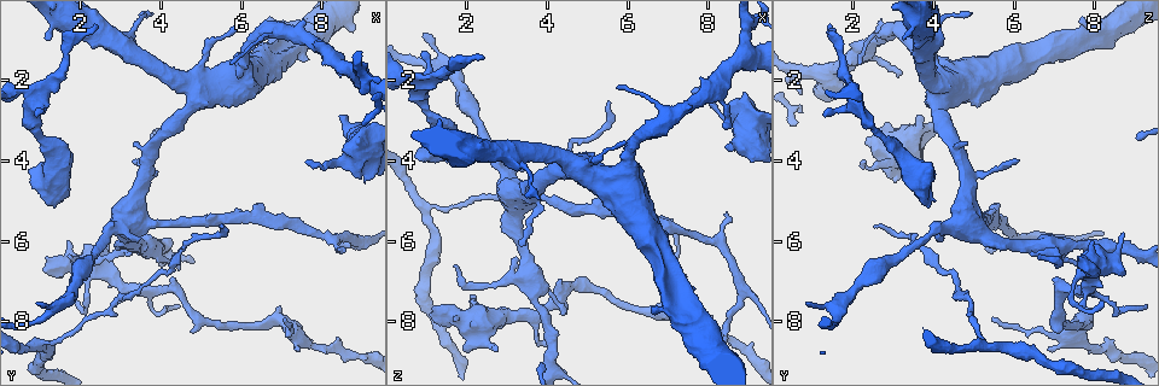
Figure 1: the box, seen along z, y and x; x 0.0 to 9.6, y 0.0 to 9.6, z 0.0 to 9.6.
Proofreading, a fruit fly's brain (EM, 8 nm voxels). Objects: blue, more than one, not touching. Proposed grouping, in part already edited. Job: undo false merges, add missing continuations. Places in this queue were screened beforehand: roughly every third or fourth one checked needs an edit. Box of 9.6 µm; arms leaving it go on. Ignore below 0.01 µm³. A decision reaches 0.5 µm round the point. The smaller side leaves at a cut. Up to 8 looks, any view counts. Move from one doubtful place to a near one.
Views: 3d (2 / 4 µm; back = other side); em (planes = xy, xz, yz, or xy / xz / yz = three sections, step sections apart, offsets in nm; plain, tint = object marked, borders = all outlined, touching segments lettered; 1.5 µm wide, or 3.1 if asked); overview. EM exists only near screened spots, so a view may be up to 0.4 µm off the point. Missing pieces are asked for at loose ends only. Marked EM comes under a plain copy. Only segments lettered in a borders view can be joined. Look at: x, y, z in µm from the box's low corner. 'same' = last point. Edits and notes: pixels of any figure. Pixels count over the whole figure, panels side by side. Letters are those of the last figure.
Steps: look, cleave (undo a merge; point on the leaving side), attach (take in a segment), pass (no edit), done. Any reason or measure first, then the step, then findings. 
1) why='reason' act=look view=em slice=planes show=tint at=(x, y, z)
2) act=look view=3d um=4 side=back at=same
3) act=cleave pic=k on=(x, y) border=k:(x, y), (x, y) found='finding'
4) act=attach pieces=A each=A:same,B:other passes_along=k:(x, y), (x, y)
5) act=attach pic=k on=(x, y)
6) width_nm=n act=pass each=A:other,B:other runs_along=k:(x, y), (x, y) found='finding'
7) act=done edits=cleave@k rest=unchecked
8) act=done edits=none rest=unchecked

why='branch stops here' act=look view=em slice=planes show=tint at=(8.60, 6.15, 5.55)

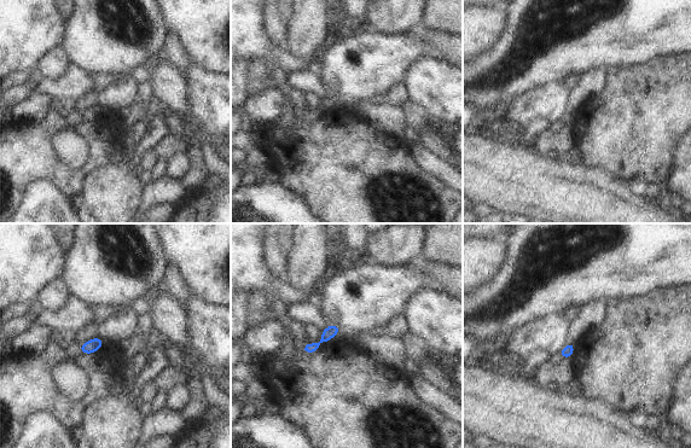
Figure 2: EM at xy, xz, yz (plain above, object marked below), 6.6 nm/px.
why='what lies round it' act=look view=em slice=planes show=borders at=same

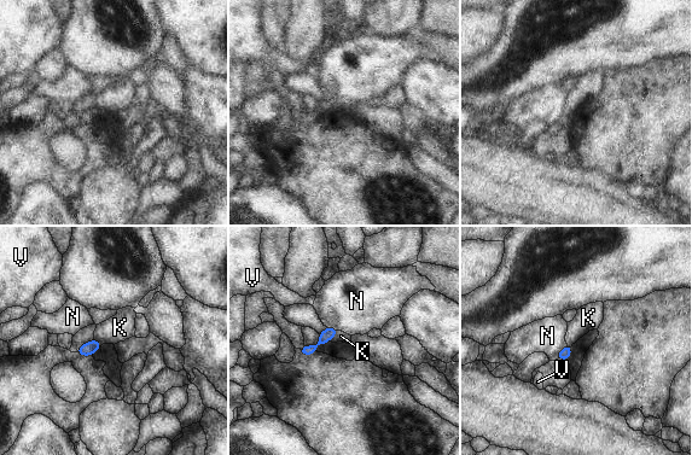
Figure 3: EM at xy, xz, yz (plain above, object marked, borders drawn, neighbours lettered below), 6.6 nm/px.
act=pass each=K:other,N:other,V:other runs_along=3:(333, 331), (313, 349), (303, 351) found='no lettered segment goes on from it'

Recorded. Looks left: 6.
why='calibre changes' act=look view=3d um=2 at=(7.20, 8.15, 6.60)

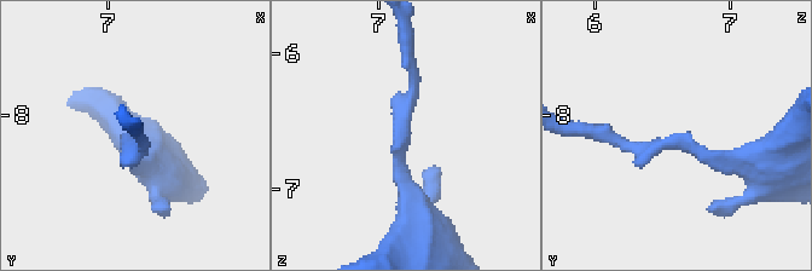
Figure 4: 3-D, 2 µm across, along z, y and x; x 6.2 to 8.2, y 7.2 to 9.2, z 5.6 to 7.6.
act=look view=em slice=xz step=8 show=tint at=(7.16, 8.18, 6.60)

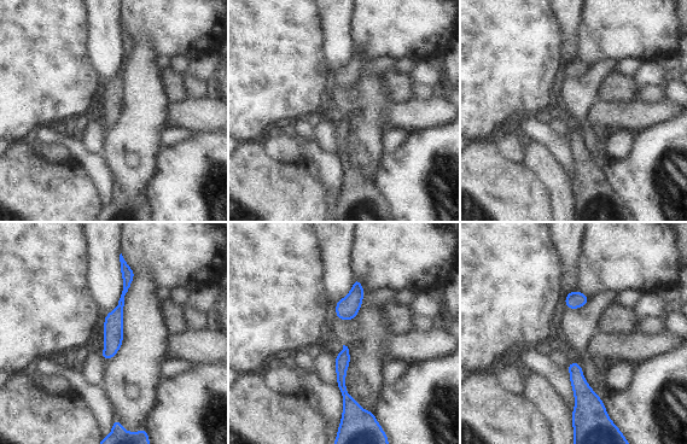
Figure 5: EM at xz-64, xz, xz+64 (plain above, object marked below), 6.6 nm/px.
why='what lies round it' act=look view=em slice=xz step=8 show=borders at=same

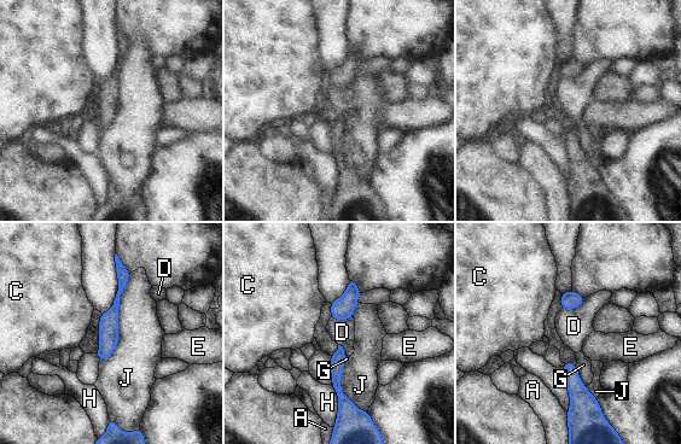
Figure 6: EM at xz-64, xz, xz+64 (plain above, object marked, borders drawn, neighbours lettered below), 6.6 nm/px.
width_nm=90 act=pass each=A:other,C:other,D:other,E:other,G:other,H:other,J:other border=6:(131, 273), (118, 342), (99, 361) found='continuous, no second neuron'

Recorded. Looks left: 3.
why='tapers out' act=look view=em slice=planes show=borders at=(8.40, 1.80, 3.25)

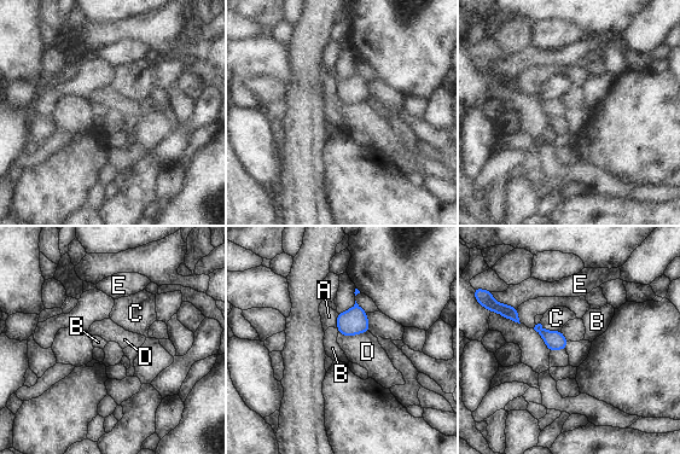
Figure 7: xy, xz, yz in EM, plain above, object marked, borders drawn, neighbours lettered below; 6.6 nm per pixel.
act=pass each=A:other,B:other,C:other,D:other,E:other found='no lettered segment goes on from it'

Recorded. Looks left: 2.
act=done edits=none rest=unchecked

